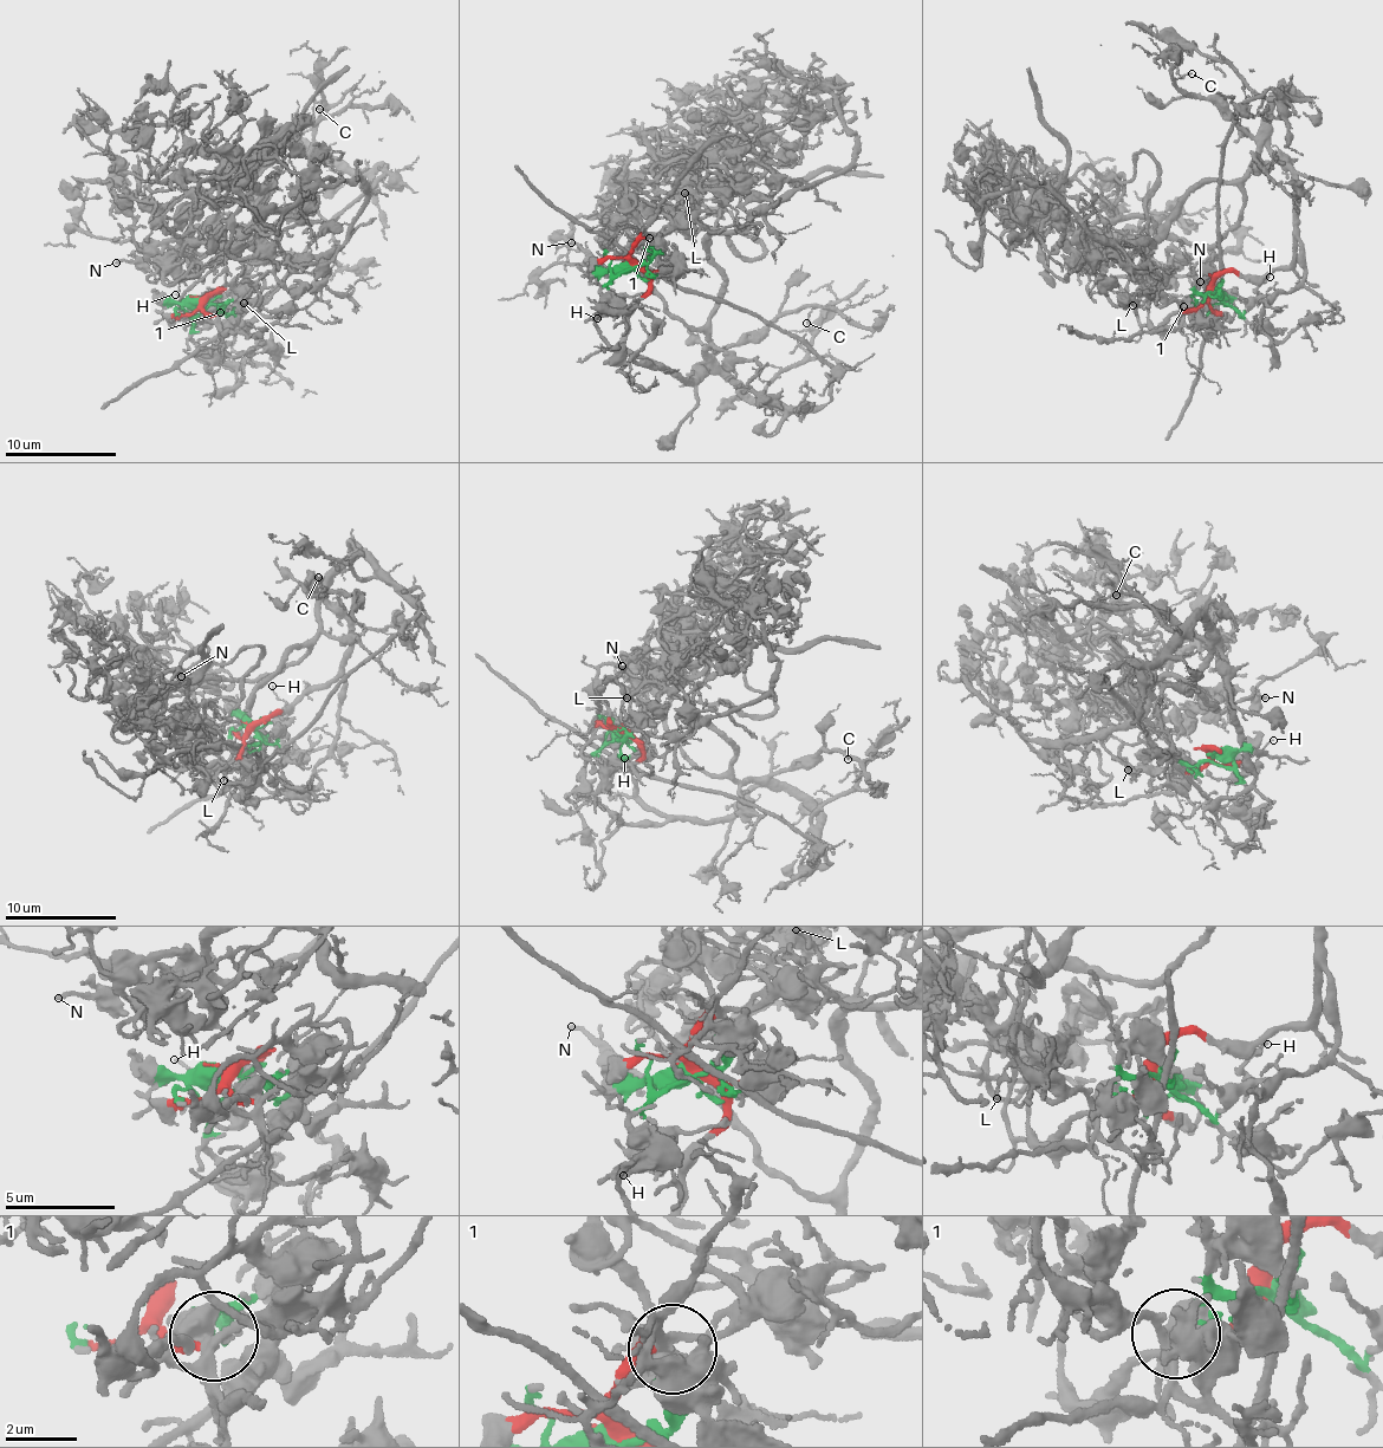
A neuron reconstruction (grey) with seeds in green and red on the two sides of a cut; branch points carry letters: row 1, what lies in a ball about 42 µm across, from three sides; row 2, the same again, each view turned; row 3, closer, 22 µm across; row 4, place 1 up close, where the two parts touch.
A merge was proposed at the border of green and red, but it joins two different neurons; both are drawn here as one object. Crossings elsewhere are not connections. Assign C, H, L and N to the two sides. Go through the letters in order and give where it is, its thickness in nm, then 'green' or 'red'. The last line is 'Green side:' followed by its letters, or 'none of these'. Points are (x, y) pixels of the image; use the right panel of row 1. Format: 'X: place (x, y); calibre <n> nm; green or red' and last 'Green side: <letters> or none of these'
C: place (1192, 73); calibre 80 nm; red
H: place (1270, 277); calibre 90 nm; green
L: place (1132, 305); calibre 100 nm; green
N: place (1200, 281); calibre 180 nm; green
Green side: H, L, N

